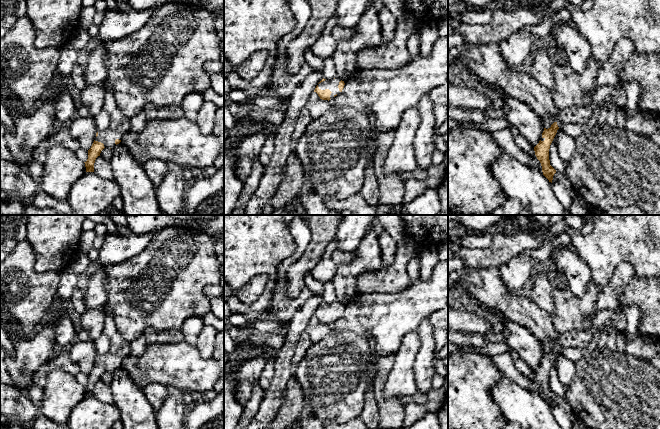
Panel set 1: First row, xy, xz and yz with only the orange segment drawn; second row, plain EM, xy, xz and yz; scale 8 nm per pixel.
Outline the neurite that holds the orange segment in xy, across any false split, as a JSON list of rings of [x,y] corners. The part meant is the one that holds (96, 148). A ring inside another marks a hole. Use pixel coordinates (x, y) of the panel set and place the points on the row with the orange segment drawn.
[[[105,88],[103,109],[111,118],[110,126],[105,131],[96,133],[96,138],[88,150],[88,159],[85,163],[86,172],[94,172],[94,163],[104,148],[112,149],[121,142],[122,137],[130,131],[130,118],[118,108],[110,88]]]

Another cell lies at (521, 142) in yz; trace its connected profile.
[[[520,133],[514,135],[514,142],[516,146],[526,153],[532,154],[534,151],[534,147],[529,143],[529,141],[522,136]]]

